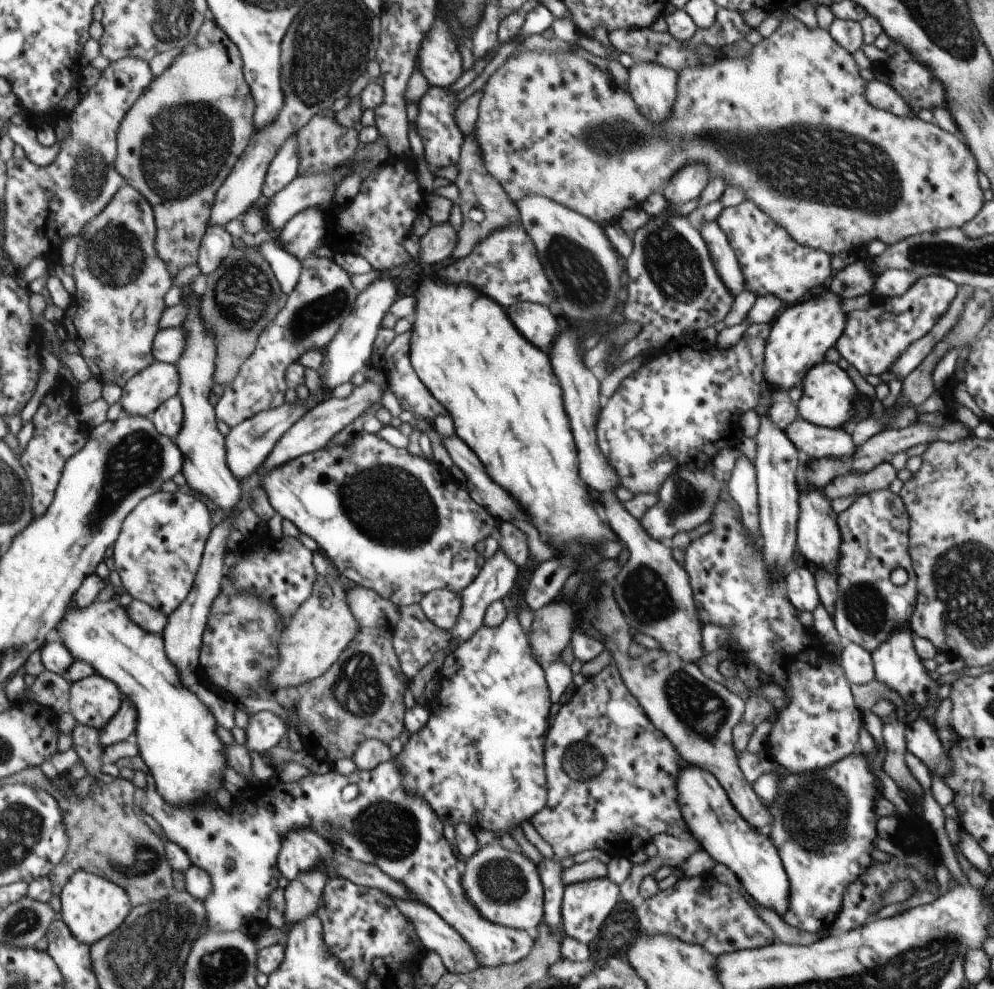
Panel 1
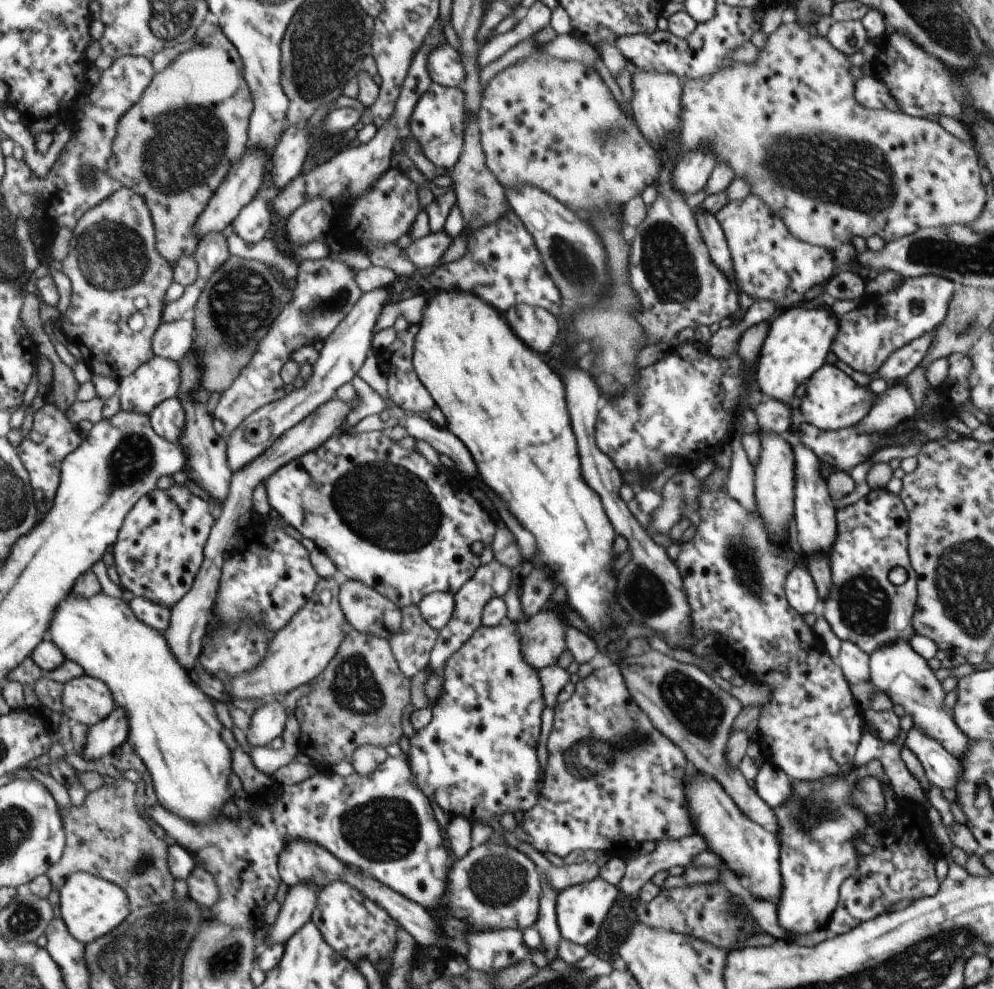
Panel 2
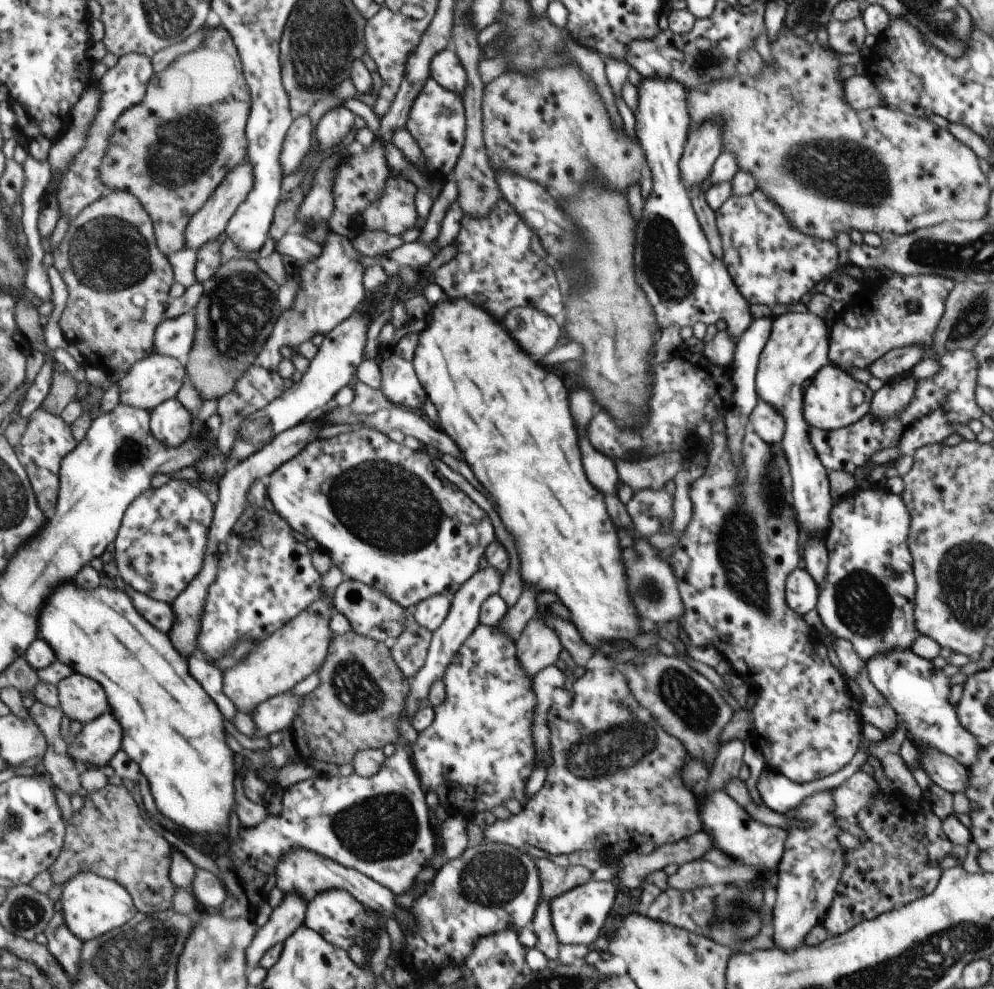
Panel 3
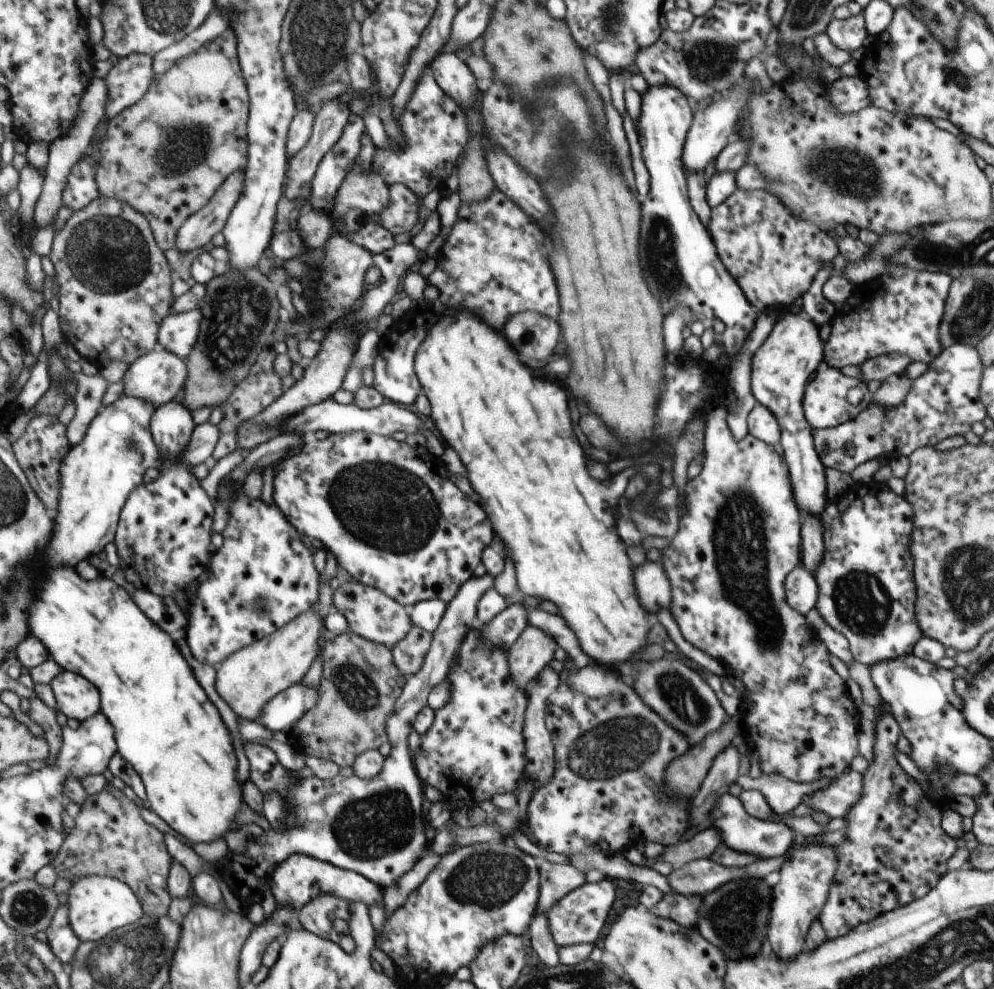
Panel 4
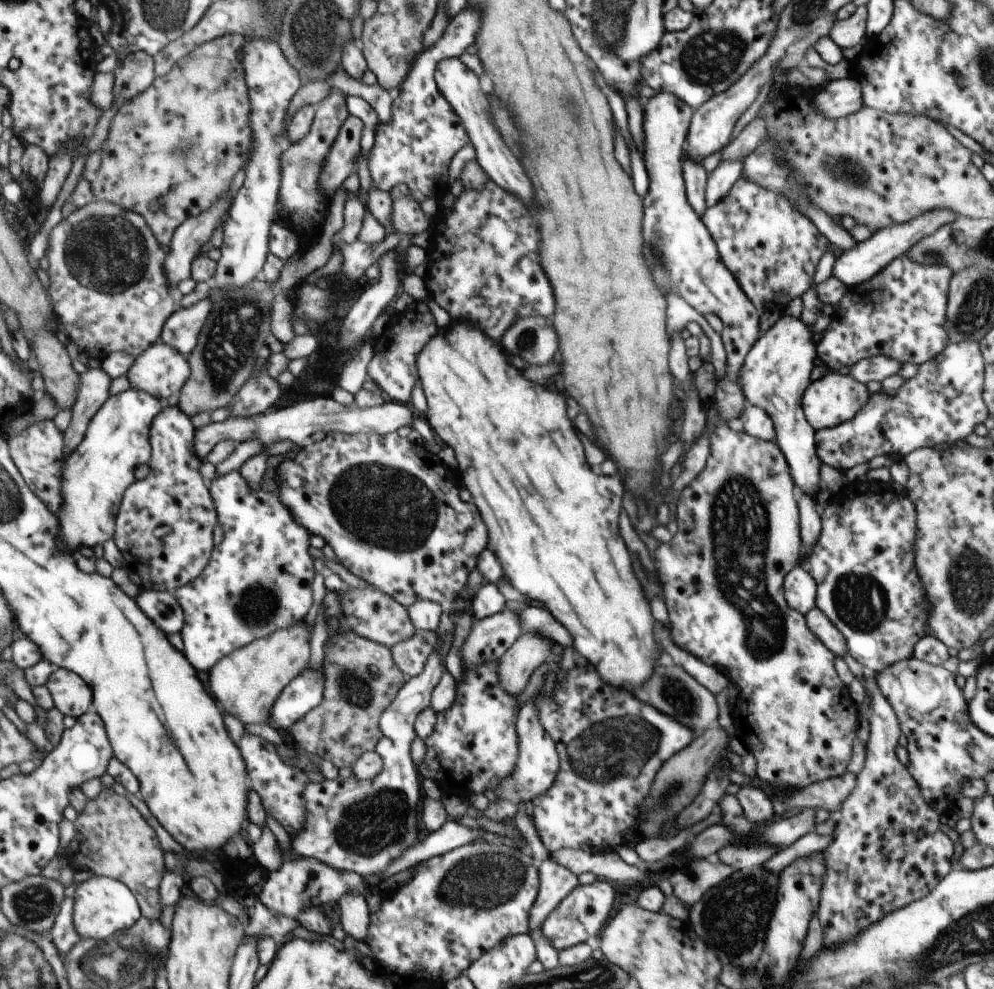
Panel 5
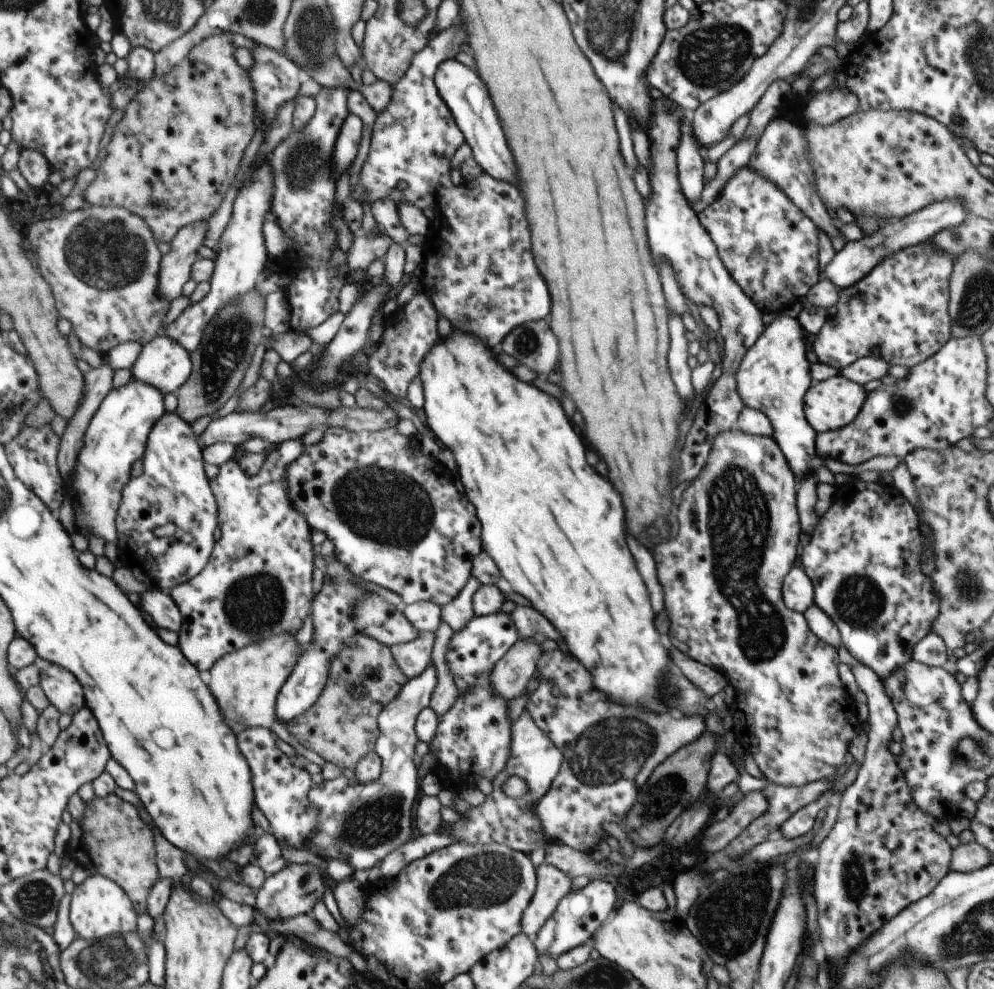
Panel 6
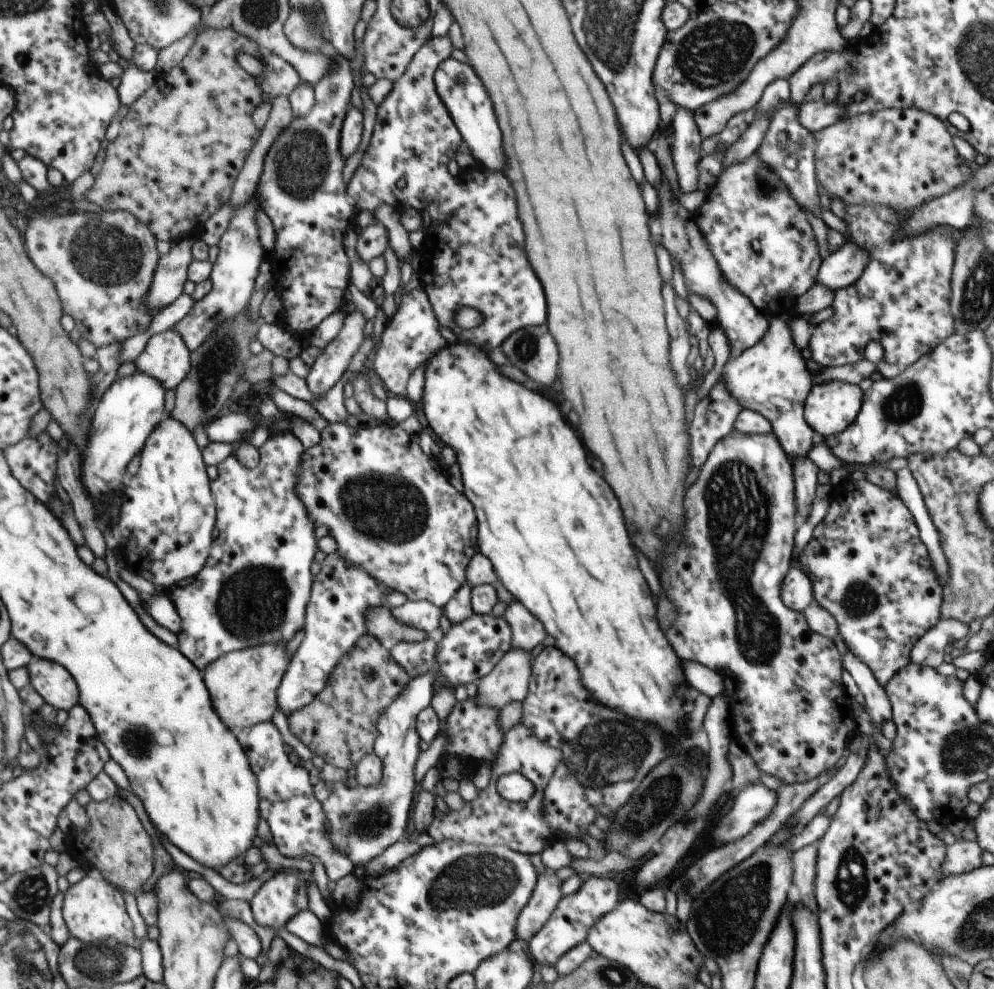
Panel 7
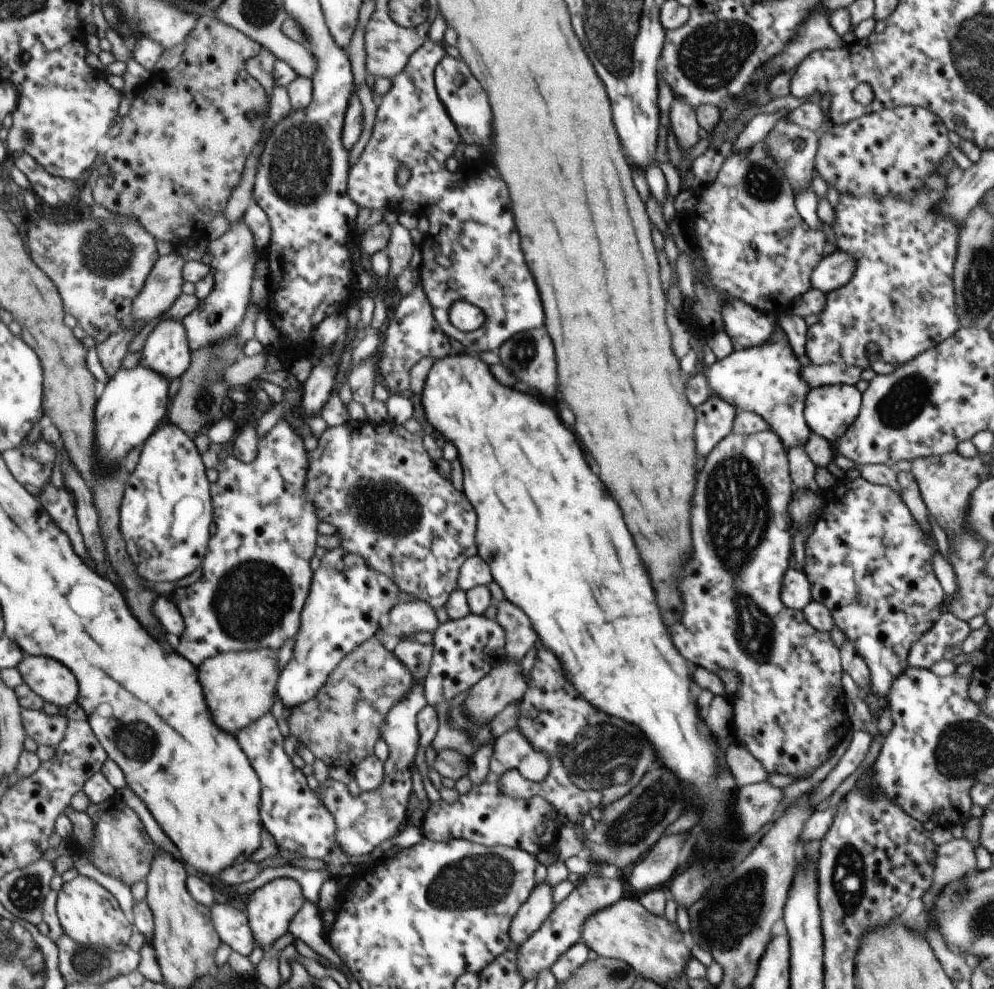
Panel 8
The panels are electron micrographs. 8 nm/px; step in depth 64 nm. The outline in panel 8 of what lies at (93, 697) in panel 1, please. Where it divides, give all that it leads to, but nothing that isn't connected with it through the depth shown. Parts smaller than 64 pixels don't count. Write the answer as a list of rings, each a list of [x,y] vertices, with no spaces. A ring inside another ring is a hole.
[[[28,654],[19,667],[24,672],[26,683],[47,702],[67,709],[78,704],[81,697],[80,684],[76,674],[66,666],[66,663],[47,656]]]

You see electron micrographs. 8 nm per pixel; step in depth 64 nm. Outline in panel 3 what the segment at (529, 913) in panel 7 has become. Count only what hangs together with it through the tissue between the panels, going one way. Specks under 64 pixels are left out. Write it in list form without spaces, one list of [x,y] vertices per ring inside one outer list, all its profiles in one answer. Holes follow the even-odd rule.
[[[538,858],[542,898],[550,902],[556,896],[586,884],[592,878],[592,871],[580,865],[559,866],[547,858]]]

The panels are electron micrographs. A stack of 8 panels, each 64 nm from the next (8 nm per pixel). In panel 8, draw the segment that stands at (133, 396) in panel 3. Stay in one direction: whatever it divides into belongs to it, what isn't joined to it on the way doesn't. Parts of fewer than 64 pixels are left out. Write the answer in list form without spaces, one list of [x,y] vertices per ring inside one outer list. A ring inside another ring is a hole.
[[[164,318],[144,346],[141,365],[165,374],[172,382],[189,372],[193,351],[186,325],[174,318]]]

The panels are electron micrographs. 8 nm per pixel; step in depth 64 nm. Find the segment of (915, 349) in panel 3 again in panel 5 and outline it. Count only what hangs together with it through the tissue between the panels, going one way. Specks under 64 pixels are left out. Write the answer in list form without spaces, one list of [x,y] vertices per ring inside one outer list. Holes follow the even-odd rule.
[[[878,355],[872,358],[862,359],[856,365],[850,367],[850,376],[868,384],[871,380],[882,382],[886,377],[898,374],[902,364],[894,358]]]

